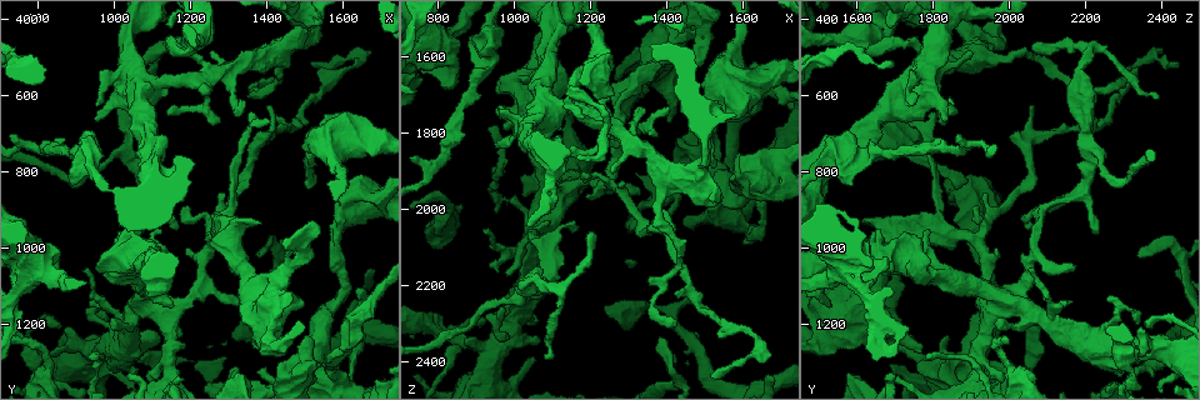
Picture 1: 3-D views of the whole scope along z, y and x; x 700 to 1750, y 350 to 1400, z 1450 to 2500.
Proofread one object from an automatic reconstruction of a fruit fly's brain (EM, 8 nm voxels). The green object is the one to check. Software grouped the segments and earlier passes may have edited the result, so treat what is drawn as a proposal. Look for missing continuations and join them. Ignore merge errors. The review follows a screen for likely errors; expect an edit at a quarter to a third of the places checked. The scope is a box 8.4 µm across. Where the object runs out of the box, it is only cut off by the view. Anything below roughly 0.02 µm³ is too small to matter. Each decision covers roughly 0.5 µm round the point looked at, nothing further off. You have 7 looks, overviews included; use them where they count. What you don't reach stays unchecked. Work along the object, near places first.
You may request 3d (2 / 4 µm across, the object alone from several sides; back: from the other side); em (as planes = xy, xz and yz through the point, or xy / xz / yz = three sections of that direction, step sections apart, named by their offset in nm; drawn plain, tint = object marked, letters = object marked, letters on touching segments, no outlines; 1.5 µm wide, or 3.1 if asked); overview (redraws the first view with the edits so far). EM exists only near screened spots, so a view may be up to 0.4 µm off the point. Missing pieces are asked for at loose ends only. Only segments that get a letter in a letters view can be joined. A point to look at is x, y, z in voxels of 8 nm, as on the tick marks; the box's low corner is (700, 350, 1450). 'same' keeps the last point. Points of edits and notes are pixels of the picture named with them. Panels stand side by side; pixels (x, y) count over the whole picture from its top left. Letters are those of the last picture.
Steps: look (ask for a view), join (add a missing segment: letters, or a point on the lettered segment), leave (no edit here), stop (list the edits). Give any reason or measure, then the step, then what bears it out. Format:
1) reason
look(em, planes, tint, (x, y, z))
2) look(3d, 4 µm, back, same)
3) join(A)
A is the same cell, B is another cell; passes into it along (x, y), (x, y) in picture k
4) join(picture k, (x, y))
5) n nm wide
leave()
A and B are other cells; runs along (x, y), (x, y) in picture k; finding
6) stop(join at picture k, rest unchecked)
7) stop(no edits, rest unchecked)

an open end
look(3d, 2 µm, (1135, 650, 1840))

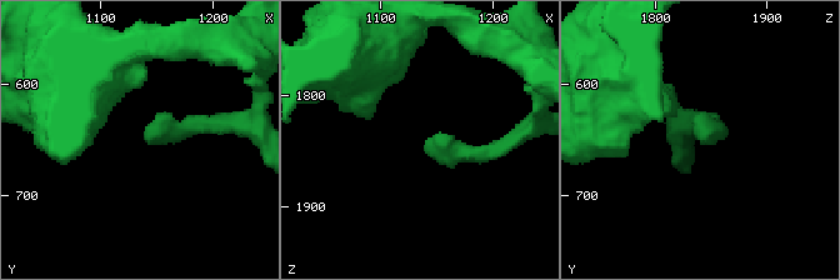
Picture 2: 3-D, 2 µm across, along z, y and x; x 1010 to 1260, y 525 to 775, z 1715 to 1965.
need the tissue
look(em, xy, step 4, tint, (1142, 654, 1846))

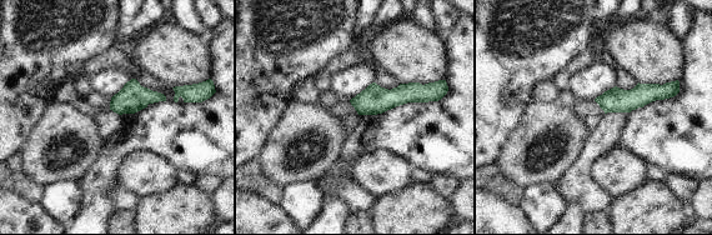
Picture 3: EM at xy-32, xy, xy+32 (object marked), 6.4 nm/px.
look(em, planes, letters, same)

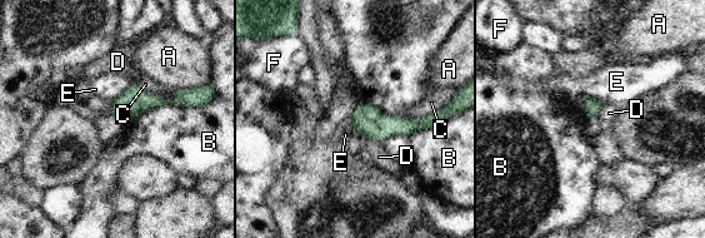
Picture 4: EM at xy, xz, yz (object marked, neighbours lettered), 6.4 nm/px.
leave()
A, B, C, D, E and F are other cells; runs along (354, 119), (374, 124), (429, 123) in picture 4; none of them fits

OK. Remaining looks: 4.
thin end
look(em, xy, step 4, letters, (925, 1065, 2050))

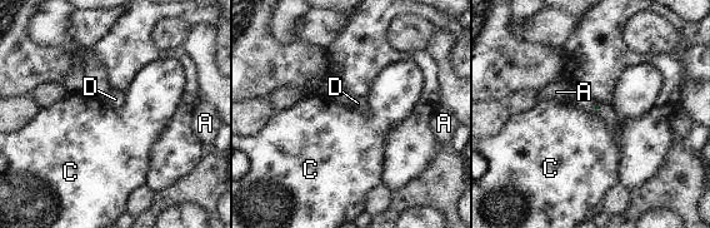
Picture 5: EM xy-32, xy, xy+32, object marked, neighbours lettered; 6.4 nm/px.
look(em, planes, letters, same)

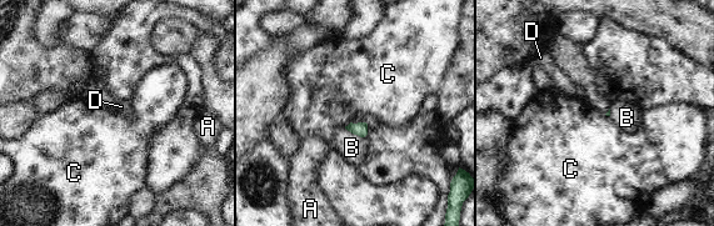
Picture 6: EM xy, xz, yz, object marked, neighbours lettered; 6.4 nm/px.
leave()
A, B, C and D are other cells; border along (350, 121), (344, 126) in picture 6; no lettered segment goes on from it

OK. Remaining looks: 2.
an open end
look(3d, 2 µm, back, (1425, 555, 2300))

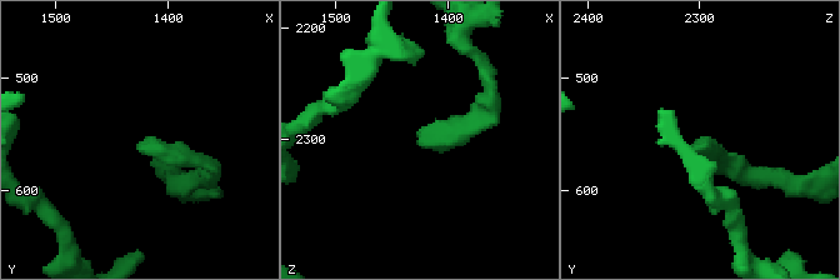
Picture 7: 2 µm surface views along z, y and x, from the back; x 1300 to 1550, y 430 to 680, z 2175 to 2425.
now the EM
look(em, planes, letters, (1422, 556, 2298))

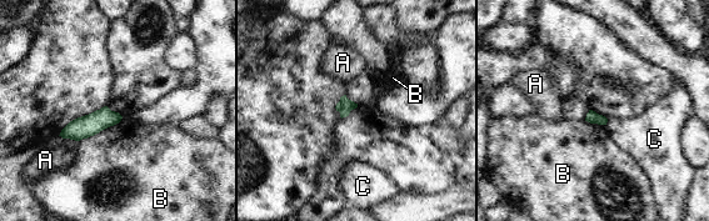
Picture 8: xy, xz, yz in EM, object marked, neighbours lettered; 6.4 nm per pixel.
leave()
A, B and C are other cells; border along (123, 117), (118, 122), (79, 141) in picture 8; none of them fits

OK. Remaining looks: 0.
stop(no edits, rest unchecked)

